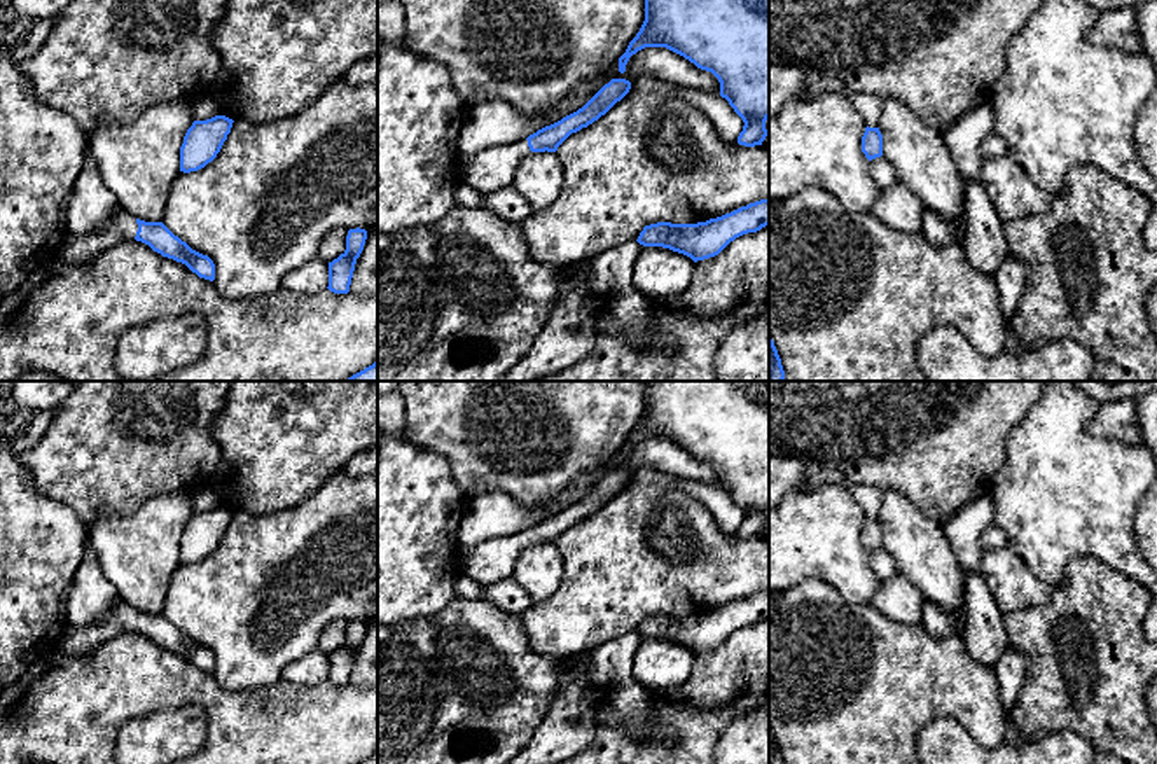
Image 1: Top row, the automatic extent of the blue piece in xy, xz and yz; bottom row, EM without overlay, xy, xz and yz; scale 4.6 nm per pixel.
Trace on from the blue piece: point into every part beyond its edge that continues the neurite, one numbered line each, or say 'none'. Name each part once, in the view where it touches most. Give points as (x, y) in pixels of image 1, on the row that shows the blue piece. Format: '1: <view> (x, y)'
1: xy (123, 226)

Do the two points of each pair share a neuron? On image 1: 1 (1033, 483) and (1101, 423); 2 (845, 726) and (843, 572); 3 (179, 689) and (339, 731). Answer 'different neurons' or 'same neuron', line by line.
1: different neurons
2: different neurons
3: same neuron

